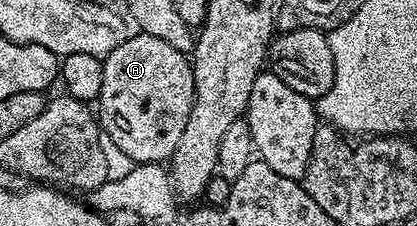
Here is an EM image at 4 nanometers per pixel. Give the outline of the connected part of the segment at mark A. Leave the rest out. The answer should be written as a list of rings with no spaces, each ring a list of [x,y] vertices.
[[[140,31],[134,35],[126,35],[121,44],[103,58],[103,90],[97,95],[95,112],[108,143],[113,143],[129,162],[160,164],[172,156],[175,146],[179,146],[179,137],[187,126],[195,94],[193,65],[188,55],[175,50],[170,43],[163,42],[163,39]]]

